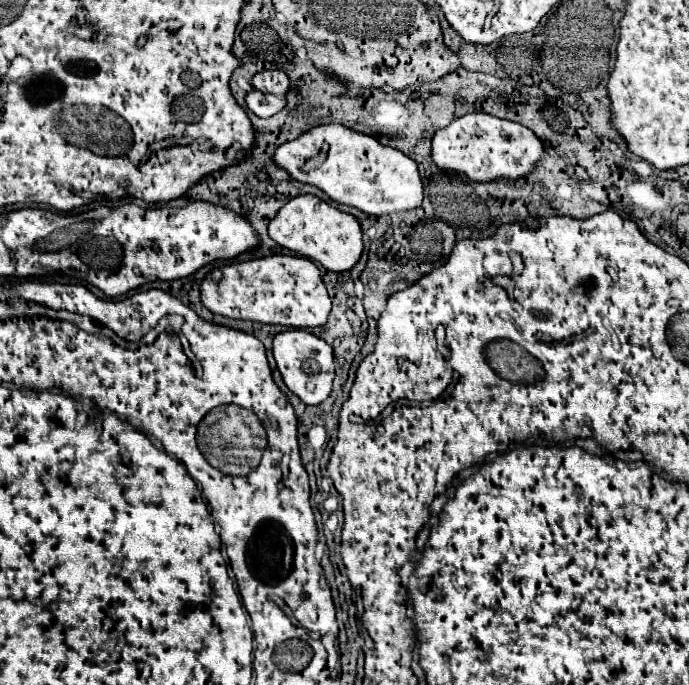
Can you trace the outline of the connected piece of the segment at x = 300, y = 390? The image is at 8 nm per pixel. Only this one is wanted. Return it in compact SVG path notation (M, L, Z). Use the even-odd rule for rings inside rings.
M288 329L274 337L274 359L286 387L306 405L320 405L328 399L334 381L334 349L318 335L306 329Z

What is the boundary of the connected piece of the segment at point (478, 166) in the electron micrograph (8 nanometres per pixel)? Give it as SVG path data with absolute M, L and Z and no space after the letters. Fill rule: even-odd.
M468 113L450 125L436 129L432 137L432 161L442 171L464 173L470 181L488 183L496 179L520 179L532 173L544 153L544 143L524 125L498 119L490 113Z

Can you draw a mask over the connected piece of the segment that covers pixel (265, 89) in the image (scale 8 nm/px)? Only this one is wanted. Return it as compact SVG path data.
M262 71L254 75L252 87L262 93L272 93L272 95L282 97L284 91L288 91L290 87L290 79L284 71Z

